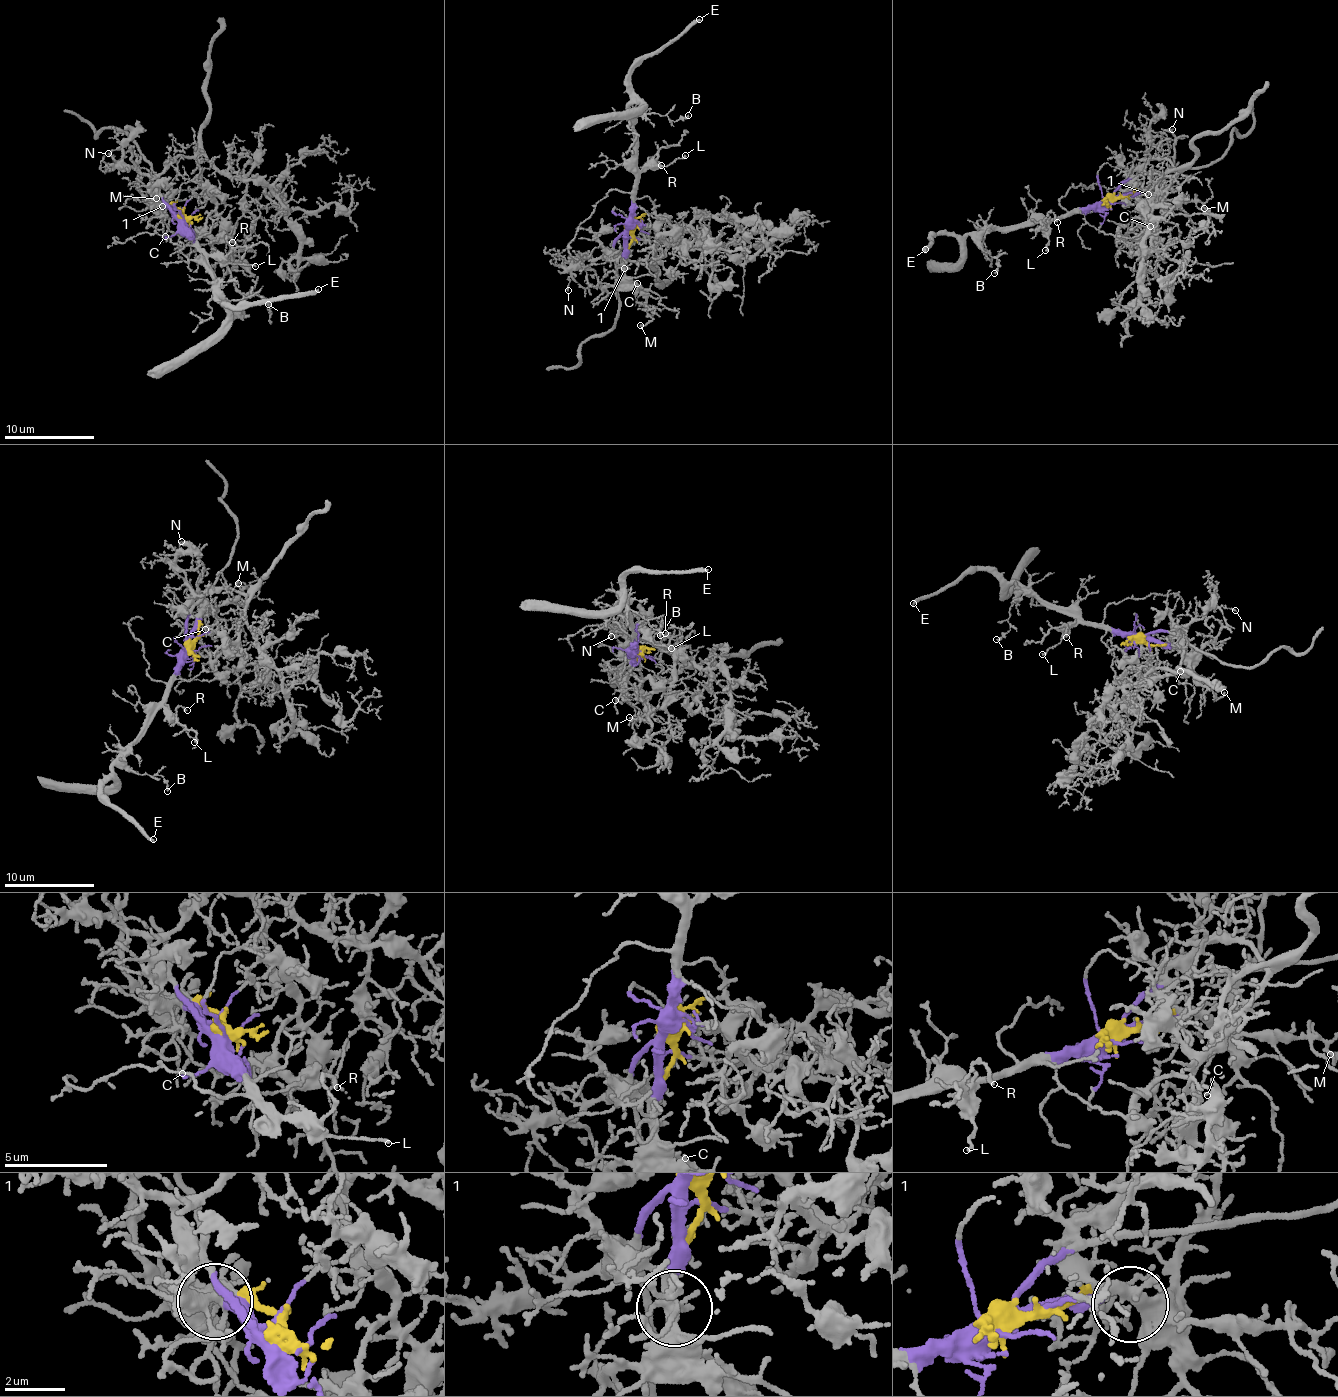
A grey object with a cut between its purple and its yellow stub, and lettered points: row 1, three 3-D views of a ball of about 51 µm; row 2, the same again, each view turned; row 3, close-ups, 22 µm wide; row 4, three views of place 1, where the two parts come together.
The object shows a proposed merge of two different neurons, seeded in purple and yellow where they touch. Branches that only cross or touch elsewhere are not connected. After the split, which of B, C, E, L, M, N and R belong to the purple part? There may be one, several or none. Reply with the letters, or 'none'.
B, C, E, L, M, N, R

